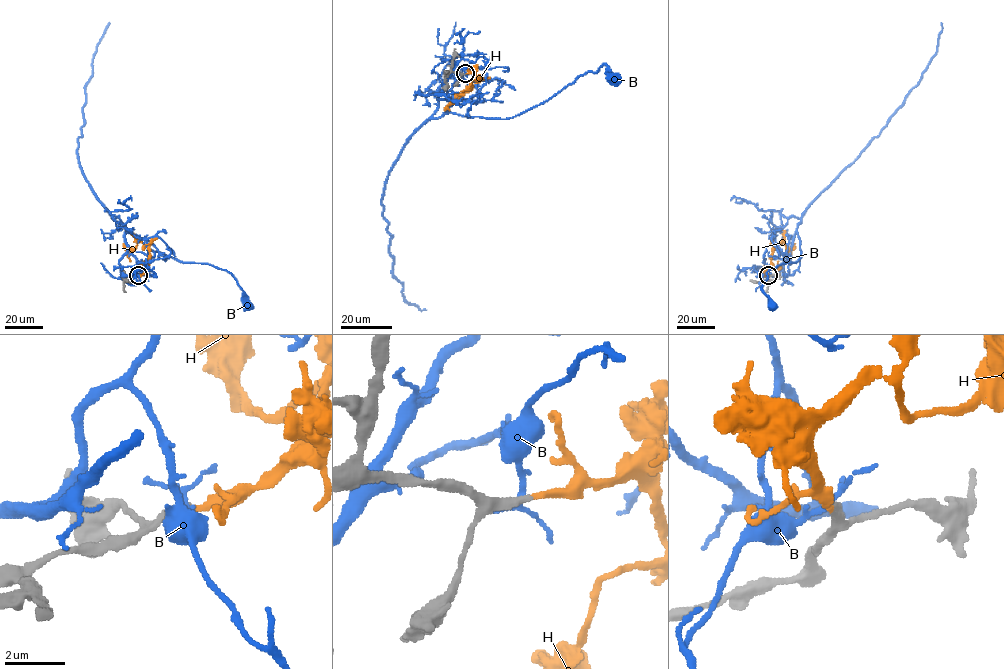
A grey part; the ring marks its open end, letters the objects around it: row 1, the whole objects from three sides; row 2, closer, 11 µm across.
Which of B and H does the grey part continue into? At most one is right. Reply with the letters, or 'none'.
H

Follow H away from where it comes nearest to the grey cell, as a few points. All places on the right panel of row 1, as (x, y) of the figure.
H: (768, 275), (774, 244), (782, 242), (789, 251), (790, 261)

